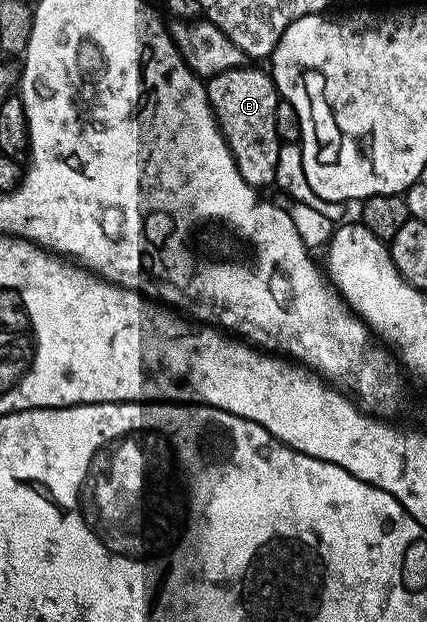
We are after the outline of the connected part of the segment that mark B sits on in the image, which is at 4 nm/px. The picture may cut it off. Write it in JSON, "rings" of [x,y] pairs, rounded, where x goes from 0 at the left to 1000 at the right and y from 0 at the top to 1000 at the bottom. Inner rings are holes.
{"rings":[[[578,109],[518,114],[482,125],[485,158],[504,180],[513,207],[564,275],[564,288],[600,301],[635,301],[644,297],[649,249],[658,232],[649,217],[649,166],[658,158],[653,143],[623,109]]]}

